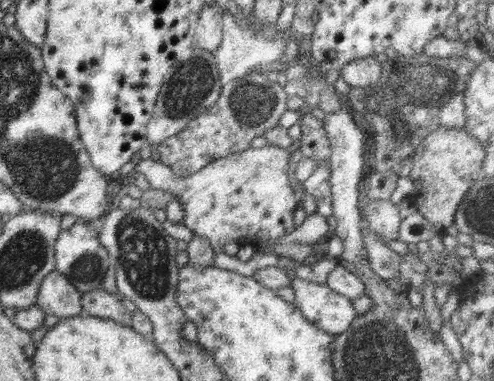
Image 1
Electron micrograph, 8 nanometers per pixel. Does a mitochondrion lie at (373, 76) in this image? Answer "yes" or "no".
yes

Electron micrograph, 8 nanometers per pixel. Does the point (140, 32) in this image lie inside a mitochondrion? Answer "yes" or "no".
no

